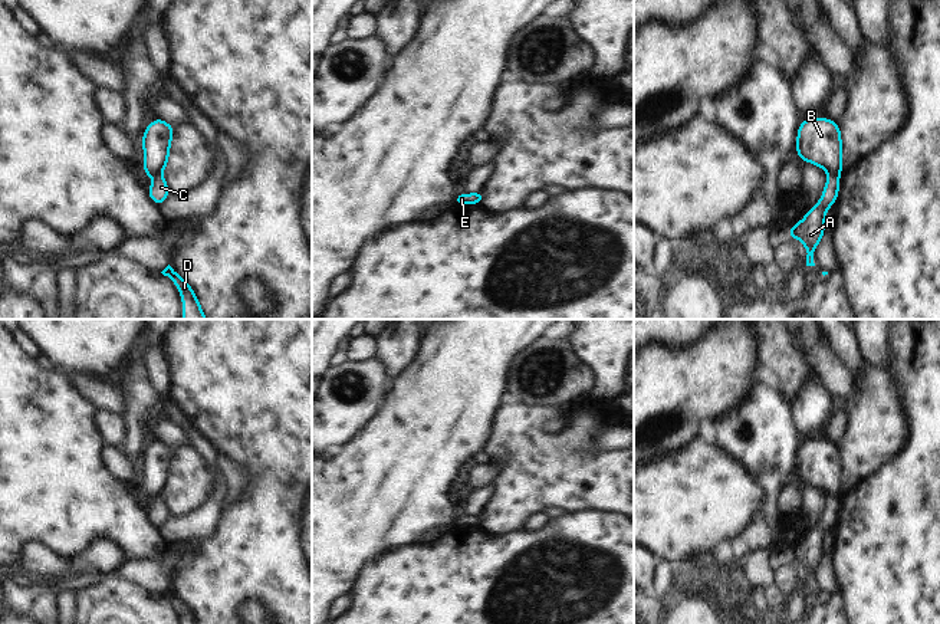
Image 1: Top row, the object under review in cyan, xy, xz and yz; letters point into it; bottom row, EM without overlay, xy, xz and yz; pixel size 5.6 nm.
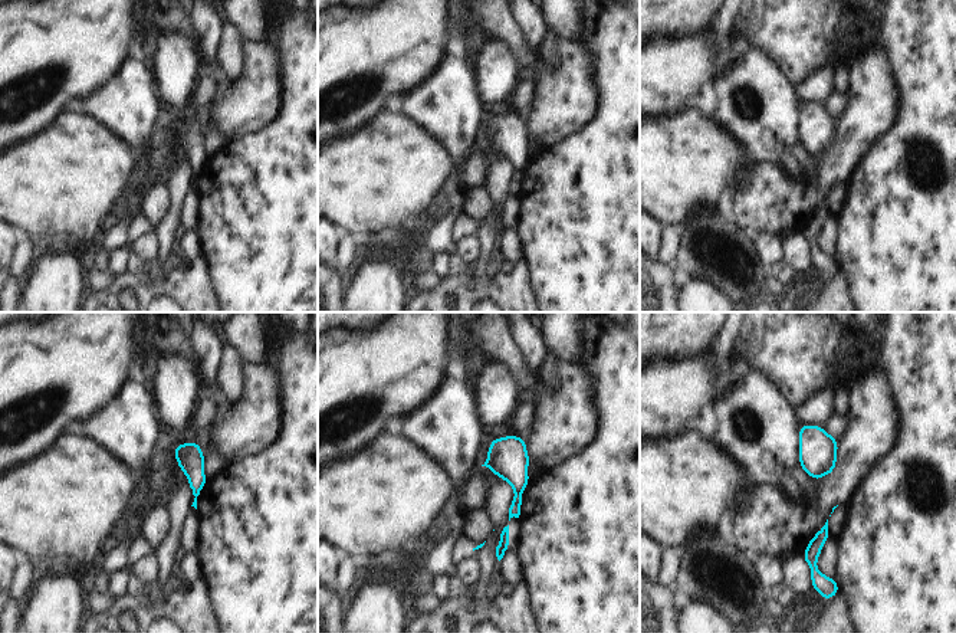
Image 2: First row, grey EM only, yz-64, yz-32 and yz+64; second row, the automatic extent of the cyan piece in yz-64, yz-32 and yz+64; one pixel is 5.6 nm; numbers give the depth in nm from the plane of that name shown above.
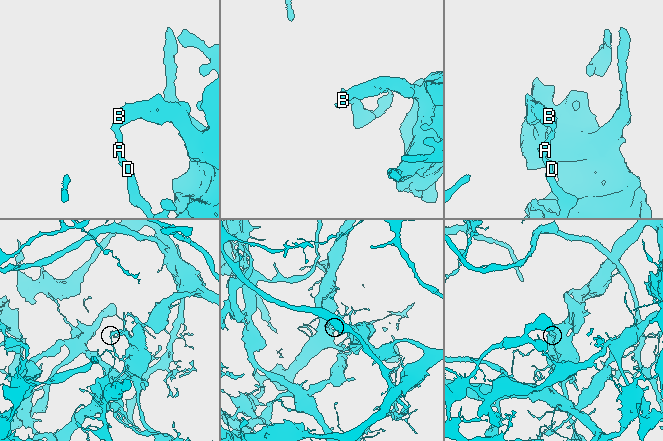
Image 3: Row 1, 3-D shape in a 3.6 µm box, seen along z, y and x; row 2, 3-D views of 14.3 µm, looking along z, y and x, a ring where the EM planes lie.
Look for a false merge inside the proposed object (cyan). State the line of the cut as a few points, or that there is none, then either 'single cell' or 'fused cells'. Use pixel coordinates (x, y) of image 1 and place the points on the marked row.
cut yz (828, 173), (838, 177); fused cells

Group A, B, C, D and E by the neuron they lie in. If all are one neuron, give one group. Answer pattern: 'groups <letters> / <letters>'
groups A C D / B E

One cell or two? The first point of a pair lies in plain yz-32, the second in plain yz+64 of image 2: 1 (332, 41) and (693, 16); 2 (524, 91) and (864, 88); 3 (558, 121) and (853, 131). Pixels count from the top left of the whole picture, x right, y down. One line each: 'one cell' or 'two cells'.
1: two cells
2: two cells
3: one cell

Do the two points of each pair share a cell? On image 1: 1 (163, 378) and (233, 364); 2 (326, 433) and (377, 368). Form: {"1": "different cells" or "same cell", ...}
{"1": "different cells", "2": "same cell"}

